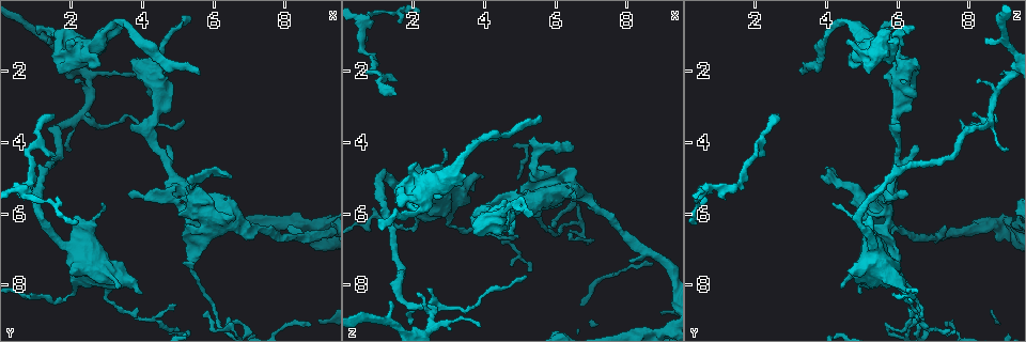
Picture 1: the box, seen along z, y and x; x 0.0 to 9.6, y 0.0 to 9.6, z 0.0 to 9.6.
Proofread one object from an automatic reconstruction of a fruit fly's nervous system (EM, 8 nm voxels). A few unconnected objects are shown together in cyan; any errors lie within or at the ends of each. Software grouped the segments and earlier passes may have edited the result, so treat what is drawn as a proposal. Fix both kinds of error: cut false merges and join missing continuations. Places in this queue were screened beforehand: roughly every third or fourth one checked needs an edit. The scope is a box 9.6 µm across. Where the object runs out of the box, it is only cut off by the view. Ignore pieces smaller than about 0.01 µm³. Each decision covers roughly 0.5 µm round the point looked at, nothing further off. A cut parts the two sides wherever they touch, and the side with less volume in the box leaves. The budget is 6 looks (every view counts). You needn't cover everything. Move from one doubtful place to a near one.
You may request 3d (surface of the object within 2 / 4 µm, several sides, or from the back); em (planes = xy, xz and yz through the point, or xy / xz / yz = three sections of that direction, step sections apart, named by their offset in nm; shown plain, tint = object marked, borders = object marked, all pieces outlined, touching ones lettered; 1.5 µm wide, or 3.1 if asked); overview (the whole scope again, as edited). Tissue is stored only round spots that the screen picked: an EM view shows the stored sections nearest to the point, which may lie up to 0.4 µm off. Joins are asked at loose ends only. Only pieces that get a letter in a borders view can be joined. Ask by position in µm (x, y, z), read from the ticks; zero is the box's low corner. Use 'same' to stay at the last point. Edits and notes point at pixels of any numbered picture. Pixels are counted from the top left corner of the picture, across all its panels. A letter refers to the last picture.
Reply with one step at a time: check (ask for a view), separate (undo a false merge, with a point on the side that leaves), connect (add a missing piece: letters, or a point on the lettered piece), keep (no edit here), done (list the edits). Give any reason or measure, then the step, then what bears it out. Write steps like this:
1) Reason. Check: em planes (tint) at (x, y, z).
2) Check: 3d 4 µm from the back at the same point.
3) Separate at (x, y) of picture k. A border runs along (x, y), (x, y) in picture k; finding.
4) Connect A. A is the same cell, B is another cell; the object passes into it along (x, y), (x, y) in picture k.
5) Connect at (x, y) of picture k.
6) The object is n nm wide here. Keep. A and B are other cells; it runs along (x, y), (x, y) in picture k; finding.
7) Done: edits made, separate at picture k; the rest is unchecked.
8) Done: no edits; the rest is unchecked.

An open end. Check: 3d 4 µm at (2.05, 1.45, 5.90).

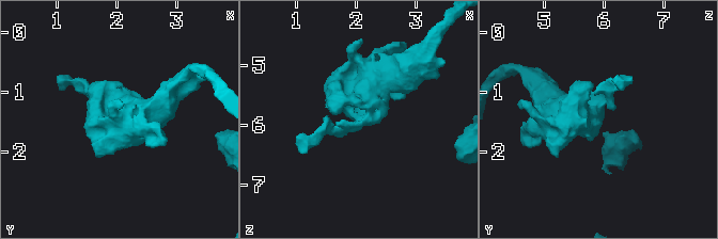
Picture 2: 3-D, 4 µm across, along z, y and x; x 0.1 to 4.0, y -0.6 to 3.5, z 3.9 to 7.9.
Check: em xz step 4 (borders) at (2.10, 1.45, 5.95).

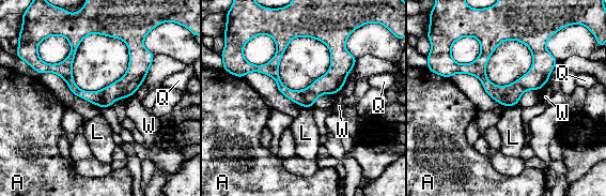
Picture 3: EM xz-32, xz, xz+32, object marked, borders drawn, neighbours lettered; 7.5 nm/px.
Check: em planes (borders) at the same point.

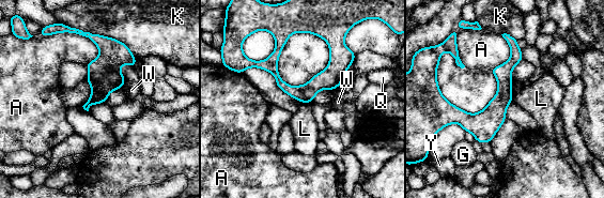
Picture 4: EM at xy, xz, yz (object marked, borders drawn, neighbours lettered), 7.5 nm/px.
Keep. A, G, K, L, Q, W and Y are other cells; it runs along (514, 42), (504, 97), (482, 119), (444, 103) in picture 4; none of them fits.

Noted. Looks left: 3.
Thin end. Check: 3d 4 µm from the back at (1.50, 3.25, 2.65).

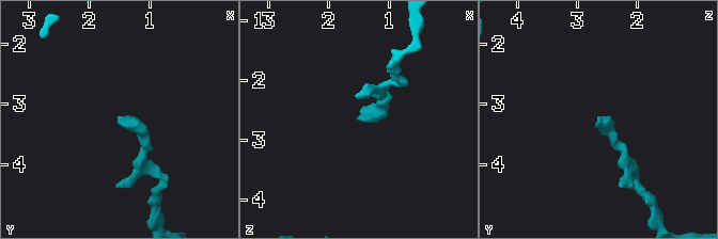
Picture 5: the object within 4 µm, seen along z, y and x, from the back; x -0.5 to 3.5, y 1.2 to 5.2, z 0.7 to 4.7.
Check: em planes (plain) at (1.50, 3.20, 2.65).

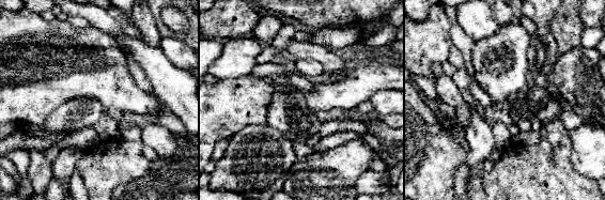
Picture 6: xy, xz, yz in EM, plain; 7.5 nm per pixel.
What lies round it. Check: em planes (borders) at the same point.

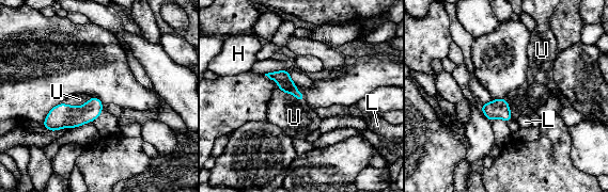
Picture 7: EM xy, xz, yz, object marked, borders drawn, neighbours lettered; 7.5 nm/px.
Connect U. U is the same cell, H and L are other cells; the object passes into it along (62, 115), (76, 107), (79, 99) in picture 7; the neuron continues.

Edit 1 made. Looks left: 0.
Done: edits made, connect at picture 7; the rest is unchecked.

